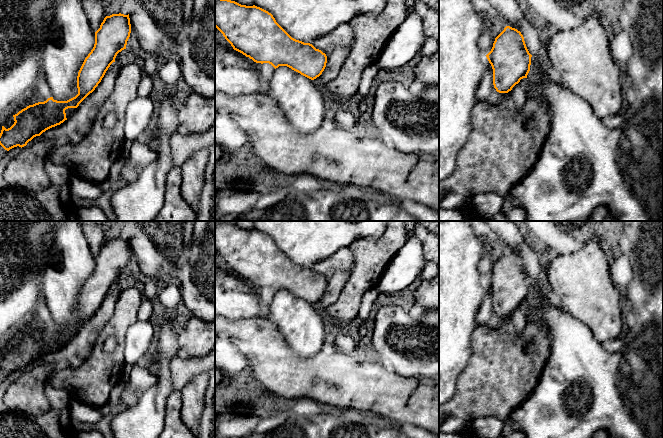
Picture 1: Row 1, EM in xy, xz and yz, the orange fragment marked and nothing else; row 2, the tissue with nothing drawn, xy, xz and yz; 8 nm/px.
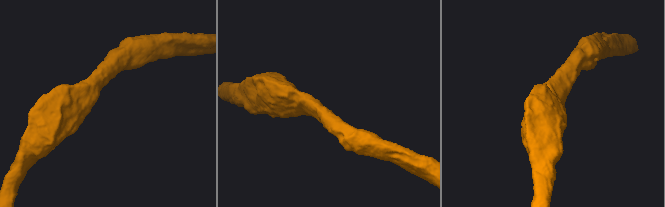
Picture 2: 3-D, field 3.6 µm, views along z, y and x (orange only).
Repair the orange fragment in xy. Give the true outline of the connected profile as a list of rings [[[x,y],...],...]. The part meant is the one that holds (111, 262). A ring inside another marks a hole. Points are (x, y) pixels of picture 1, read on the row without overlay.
[[[129,238],[106,240],[95,256],[94,271],[78,296],[78,318],[67,325],[50,321],[22,333],[13,339],[15,346],[10,352],[2,350],[0,369],[7,375],[17,370],[22,372],[34,361],[67,344],[65,334],[77,332],[95,314],[117,278],[126,273],[130,257]]]

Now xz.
[[[215,222],[215,251],[234,274],[256,287],[287,290],[311,304],[326,291],[325,277],[292,262],[271,237],[255,229]]]

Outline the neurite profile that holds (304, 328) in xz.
[[[279,290],[275,293],[269,308],[270,319],[278,327],[286,344],[295,354],[301,357],[312,357],[321,350],[325,342],[328,322],[325,315],[318,312],[311,303],[287,290]]]

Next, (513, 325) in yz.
[[[487,281],[486,285],[487,293],[476,315],[477,324],[499,328],[510,336],[520,335],[525,329],[527,318],[532,314],[531,304],[523,302],[508,317],[499,317],[494,312],[493,293]]]

